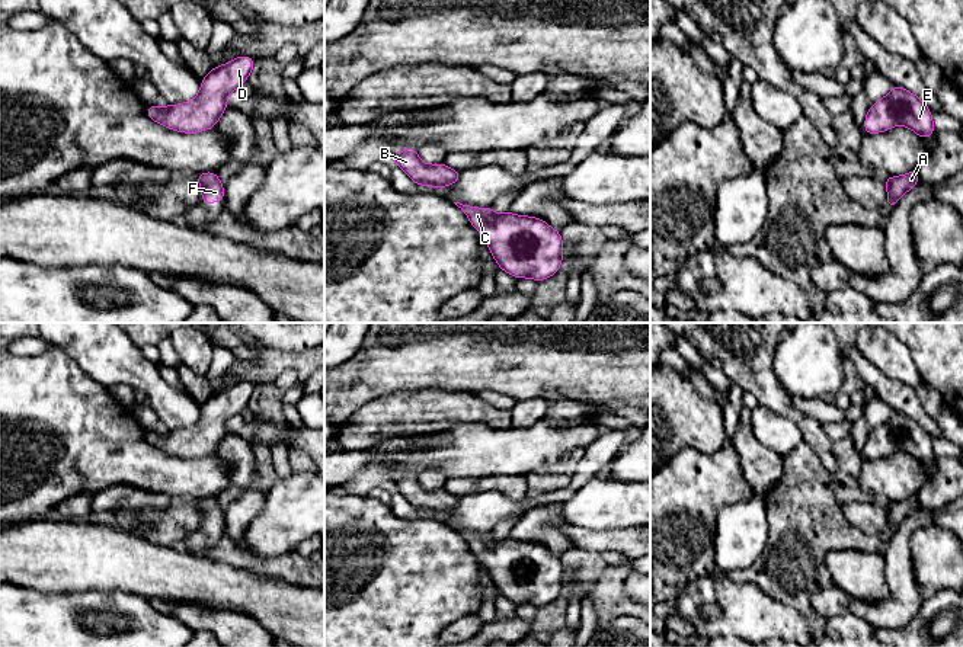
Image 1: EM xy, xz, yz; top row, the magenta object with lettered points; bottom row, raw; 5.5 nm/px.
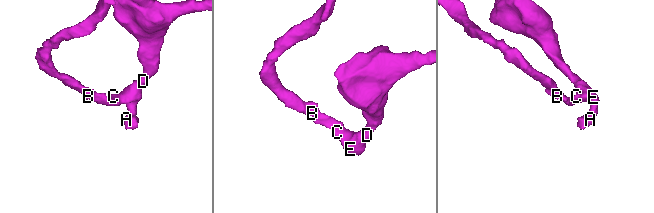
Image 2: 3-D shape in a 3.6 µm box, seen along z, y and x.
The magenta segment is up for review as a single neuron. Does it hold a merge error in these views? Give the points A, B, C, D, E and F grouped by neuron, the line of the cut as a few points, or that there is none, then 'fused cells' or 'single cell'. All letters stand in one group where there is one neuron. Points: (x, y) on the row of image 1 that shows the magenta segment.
groups A B C D E F; cut none; single cell

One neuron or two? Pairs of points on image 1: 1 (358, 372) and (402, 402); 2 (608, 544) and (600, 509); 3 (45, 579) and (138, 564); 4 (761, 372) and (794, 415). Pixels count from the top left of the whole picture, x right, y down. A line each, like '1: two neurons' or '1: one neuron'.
1: two neurons
2: two neurons
3: one neuron
4: one neuron

